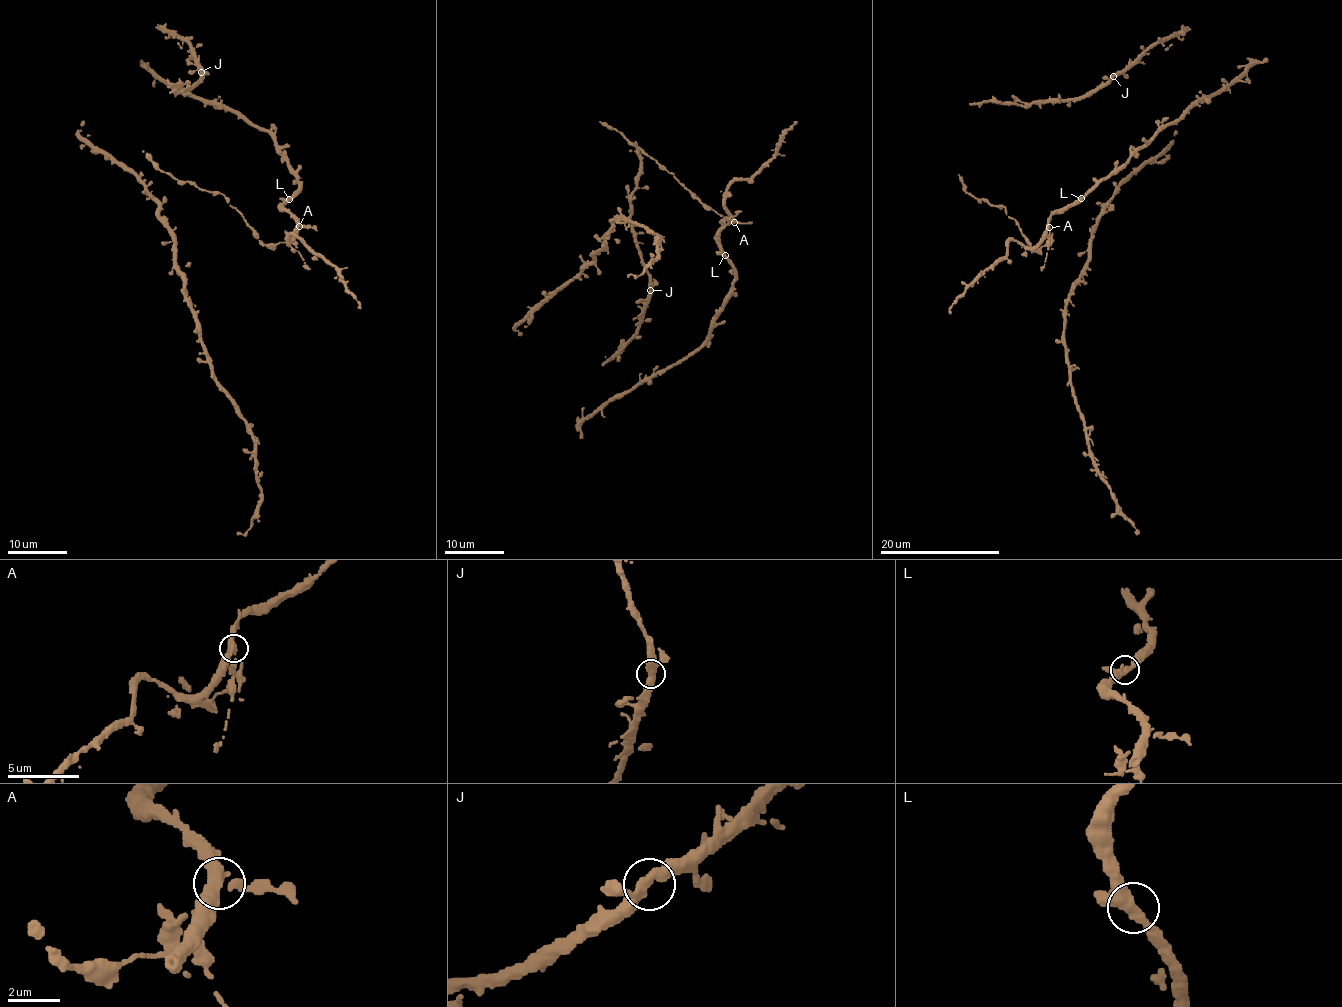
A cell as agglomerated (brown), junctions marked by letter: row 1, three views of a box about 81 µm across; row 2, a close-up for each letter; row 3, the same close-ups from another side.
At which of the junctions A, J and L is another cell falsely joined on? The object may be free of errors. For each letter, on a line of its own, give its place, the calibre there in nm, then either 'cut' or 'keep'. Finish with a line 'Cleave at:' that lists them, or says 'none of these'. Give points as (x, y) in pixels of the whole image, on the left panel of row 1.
A: place (299, 226); calibre 340 nm; cut
J: place (201, 72); calibre 340 nm; keep
L: place (289, 199); calibre 360 nm; keep
Cleave at: A

